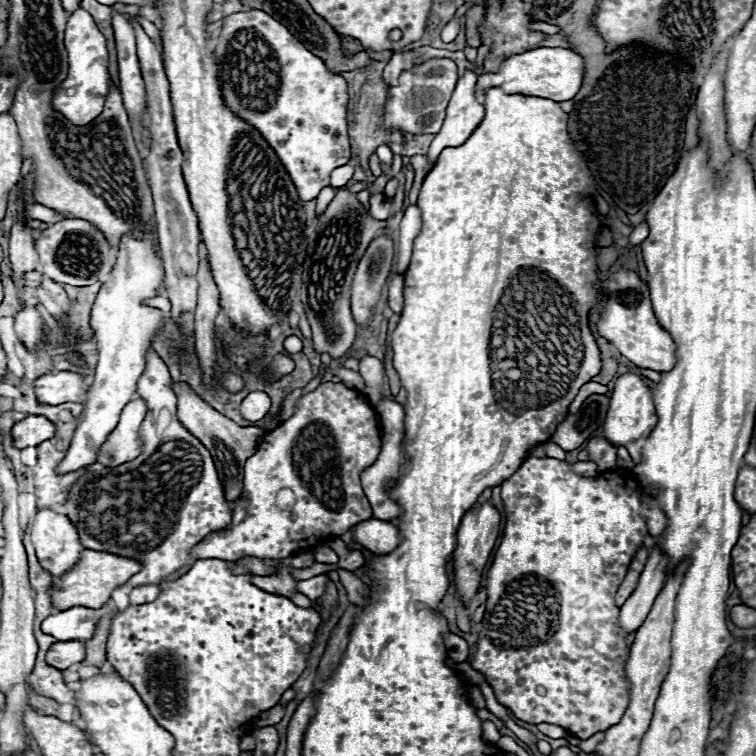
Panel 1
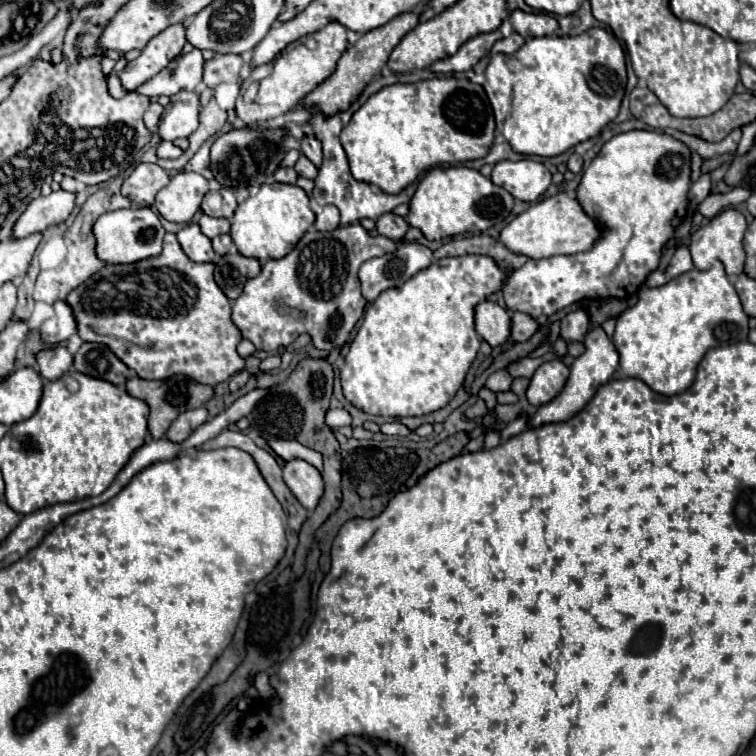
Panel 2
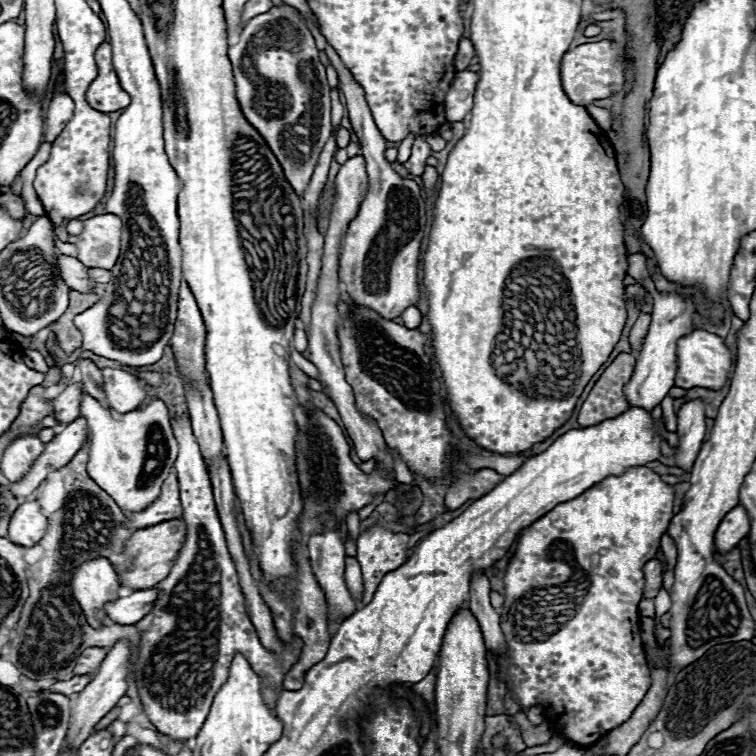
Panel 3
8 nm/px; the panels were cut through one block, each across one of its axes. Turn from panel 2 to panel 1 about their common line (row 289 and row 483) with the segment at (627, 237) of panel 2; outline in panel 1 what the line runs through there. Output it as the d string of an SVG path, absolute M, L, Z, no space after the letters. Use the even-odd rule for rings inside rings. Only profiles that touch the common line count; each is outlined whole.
M528 458L504 484L502 484L502 502L506 512L506 526L502 542L494 554L494 562L488 570L488 600L486 600L486 614L484 614L484 628L478 634L476 652L472 660L472 668L482 672L486 676L486 682L492 686L496 700L506 706L516 718L528 722L528 724L556 724L564 730L570 730L580 740L586 740L594 736L596 732L608 730L612 724L620 722L620 716L624 716L624 710L630 702L630 682L626 678L624 666L630 656L630 642L628 634L618 626L620 608L614 602L616 588L622 584L626 570L642 546L648 530L646 530L646 518L648 518L648 506L640 500L640 484L636 476L630 470L616 468L610 472L602 472L602 476L584 478L578 476L572 470L572 464L566 460L554 460L554 458Z

